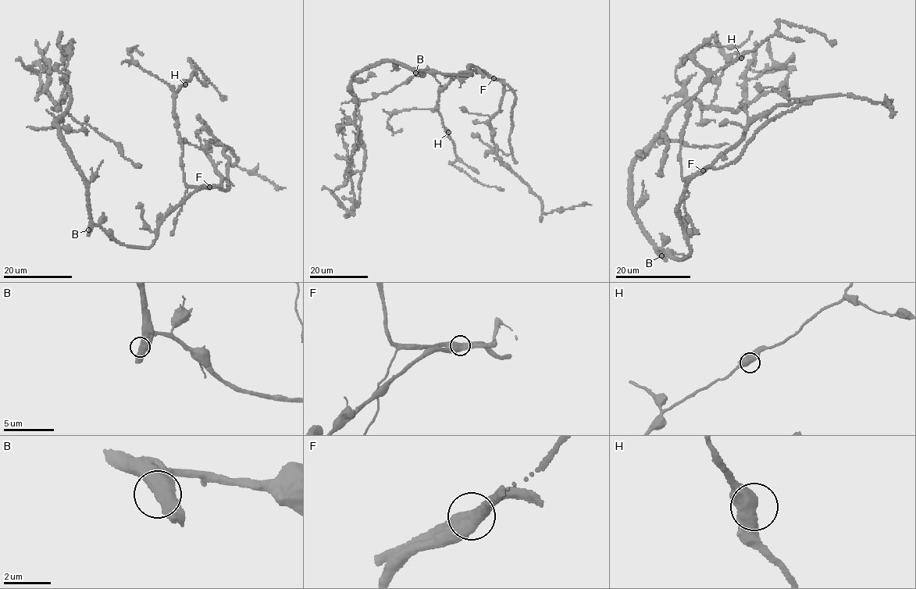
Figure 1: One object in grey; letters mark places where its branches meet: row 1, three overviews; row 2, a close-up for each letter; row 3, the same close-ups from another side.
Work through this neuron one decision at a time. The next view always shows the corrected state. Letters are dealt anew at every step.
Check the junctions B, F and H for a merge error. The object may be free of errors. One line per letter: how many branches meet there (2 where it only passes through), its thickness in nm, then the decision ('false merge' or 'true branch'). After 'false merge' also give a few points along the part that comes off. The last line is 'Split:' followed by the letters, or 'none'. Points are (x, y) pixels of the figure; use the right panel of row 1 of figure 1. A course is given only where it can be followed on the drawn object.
B: 2 branches meet; 550 nm thick; true branch
F: 2 branches meet; 550 nm thick; false merge; foreign part runs (703, 170), (683, 179), (679, 154), (687, 105), (704, 79), (775, 33), (780, 21), (807, 27), (835, 44)
H: 2 branches meet; 550 nm thick; true branch
Split: F

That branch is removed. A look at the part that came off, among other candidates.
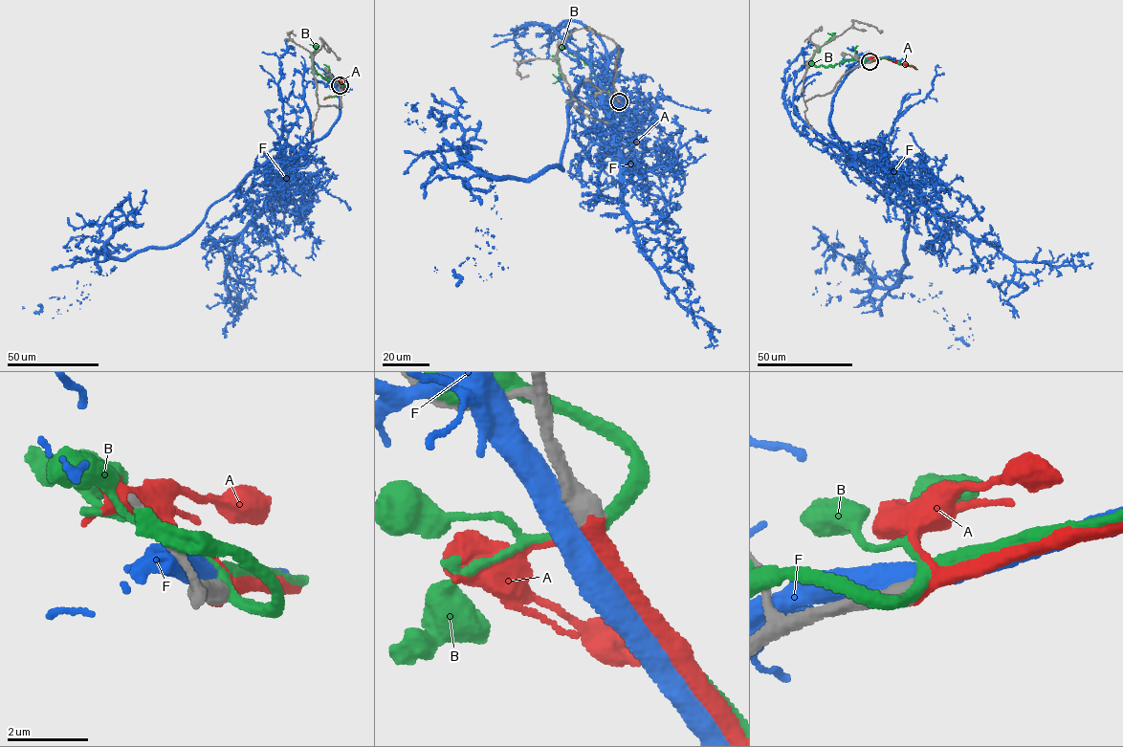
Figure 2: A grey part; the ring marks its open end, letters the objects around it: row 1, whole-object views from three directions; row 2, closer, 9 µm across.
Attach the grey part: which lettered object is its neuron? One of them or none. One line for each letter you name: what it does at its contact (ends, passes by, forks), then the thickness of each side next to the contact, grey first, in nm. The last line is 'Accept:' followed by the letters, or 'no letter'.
A: it passes by; 550 nm thick on the grey side, 320 nm on the other
Accept: A

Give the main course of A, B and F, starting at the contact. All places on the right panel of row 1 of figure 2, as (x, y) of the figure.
A: (869, 62), (884, 58), (916, 70)
B: (869, 61), (844, 61), (832, 67), (812, 63), (816, 51), (834, 32)
F: (869, 61), (829, 120), (907, 213), (907, 264), (882, 289), (835, 253), (815, 289)

